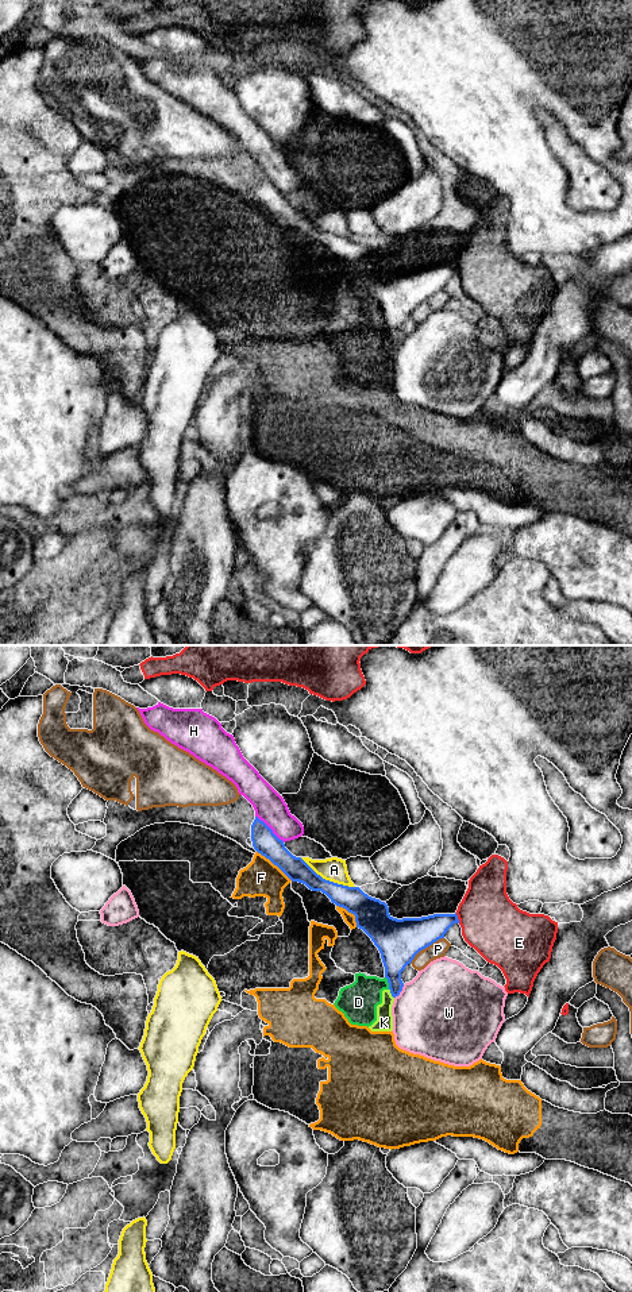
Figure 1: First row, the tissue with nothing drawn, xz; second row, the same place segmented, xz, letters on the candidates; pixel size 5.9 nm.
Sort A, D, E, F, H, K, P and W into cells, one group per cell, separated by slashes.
A / D F K / E / H / P / W

